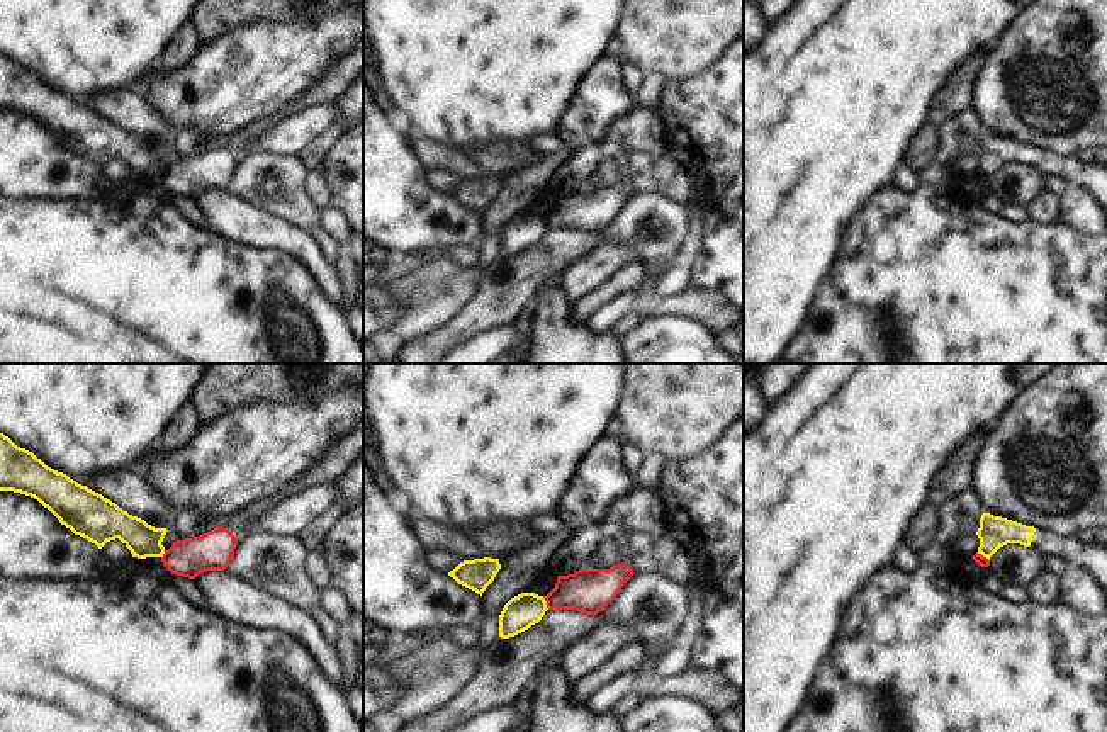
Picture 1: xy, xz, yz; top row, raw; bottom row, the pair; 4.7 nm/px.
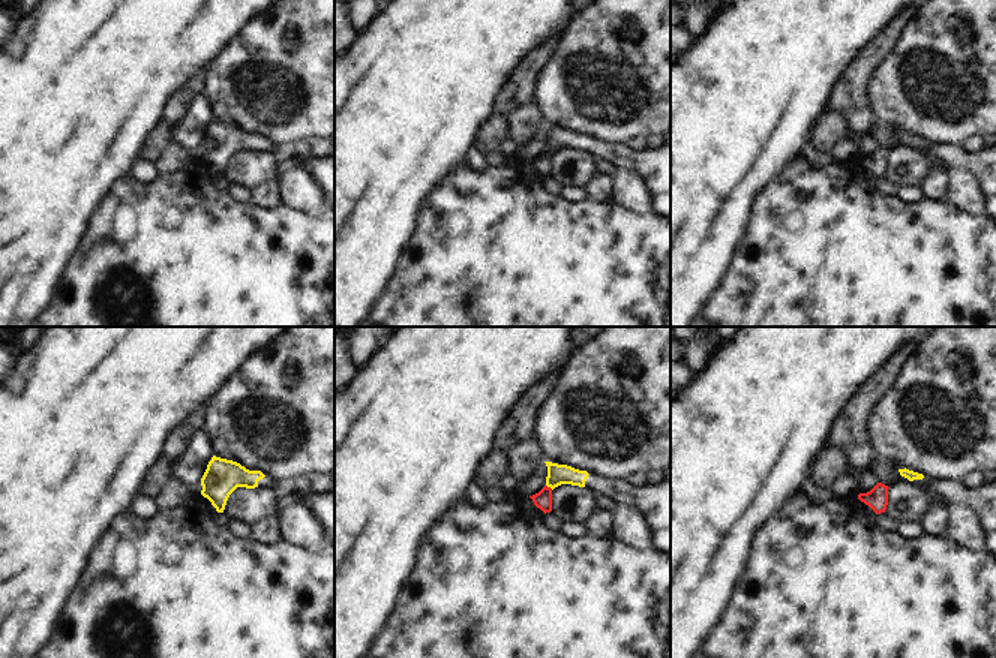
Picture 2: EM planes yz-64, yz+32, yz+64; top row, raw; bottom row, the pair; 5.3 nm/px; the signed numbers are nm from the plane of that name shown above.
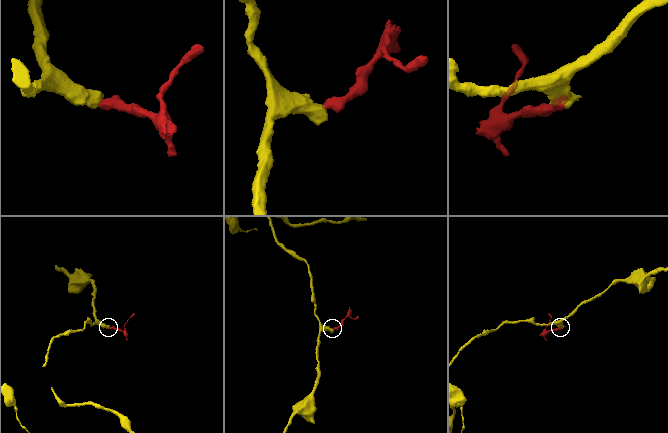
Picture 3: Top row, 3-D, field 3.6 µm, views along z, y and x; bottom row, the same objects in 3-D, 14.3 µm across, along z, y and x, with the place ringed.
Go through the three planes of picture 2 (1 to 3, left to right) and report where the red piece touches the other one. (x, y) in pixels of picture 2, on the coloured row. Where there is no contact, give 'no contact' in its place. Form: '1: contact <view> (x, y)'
1: no contact
2: contact yz+32 (549, 486)
3: no contact

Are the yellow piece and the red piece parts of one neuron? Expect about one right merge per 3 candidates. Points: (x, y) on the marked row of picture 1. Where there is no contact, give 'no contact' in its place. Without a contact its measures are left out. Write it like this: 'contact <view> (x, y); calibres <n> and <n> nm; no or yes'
contact xz (545, 603); calibres 160 and 200 nm; no

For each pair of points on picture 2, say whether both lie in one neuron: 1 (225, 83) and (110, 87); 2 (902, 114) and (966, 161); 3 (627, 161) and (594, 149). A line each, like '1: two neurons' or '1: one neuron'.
1: two neurons
2: two neurons
3: one neuron

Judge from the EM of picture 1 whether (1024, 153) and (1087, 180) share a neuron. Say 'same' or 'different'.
same

